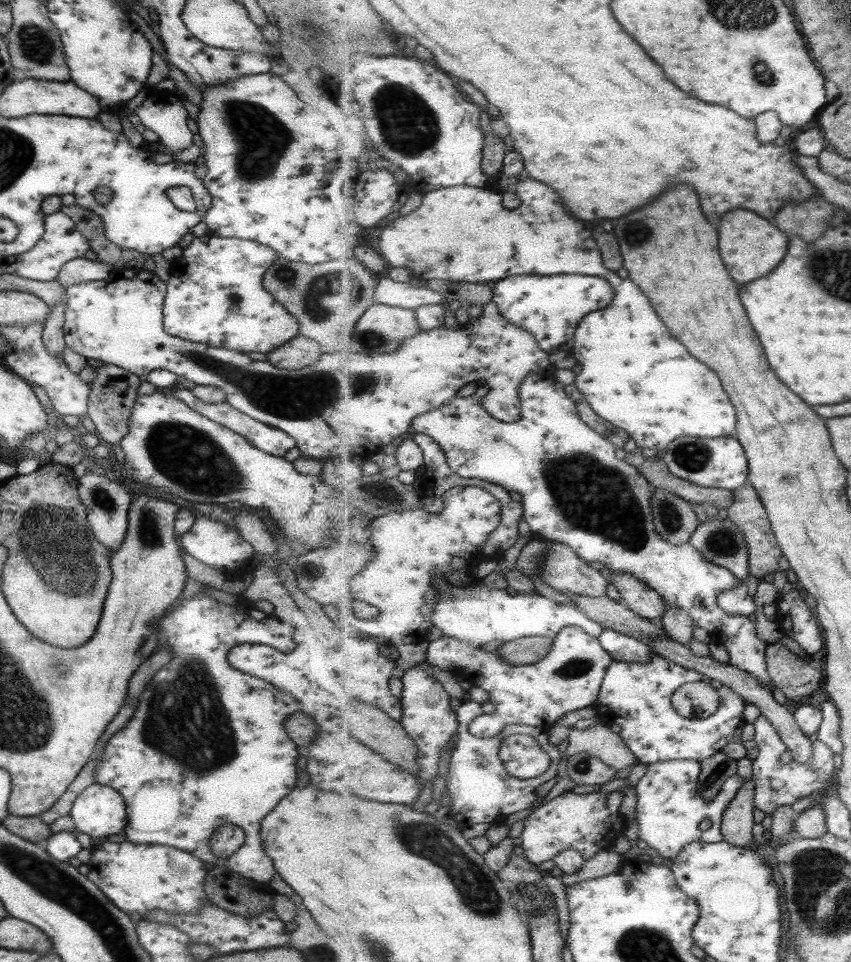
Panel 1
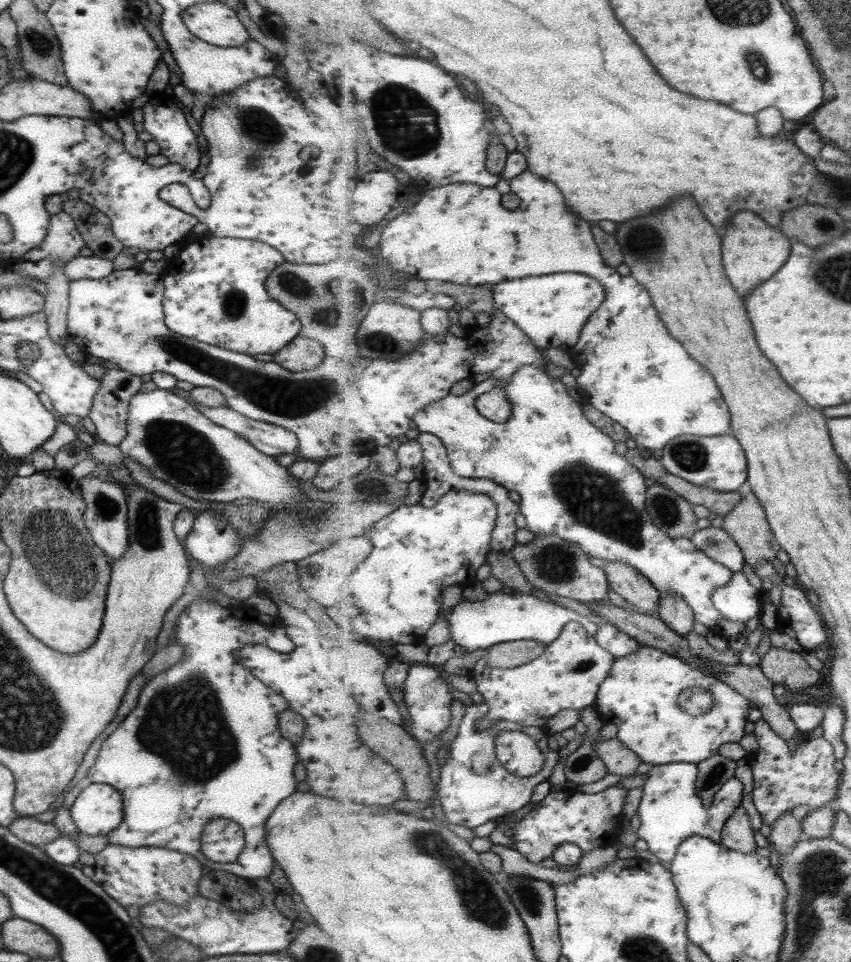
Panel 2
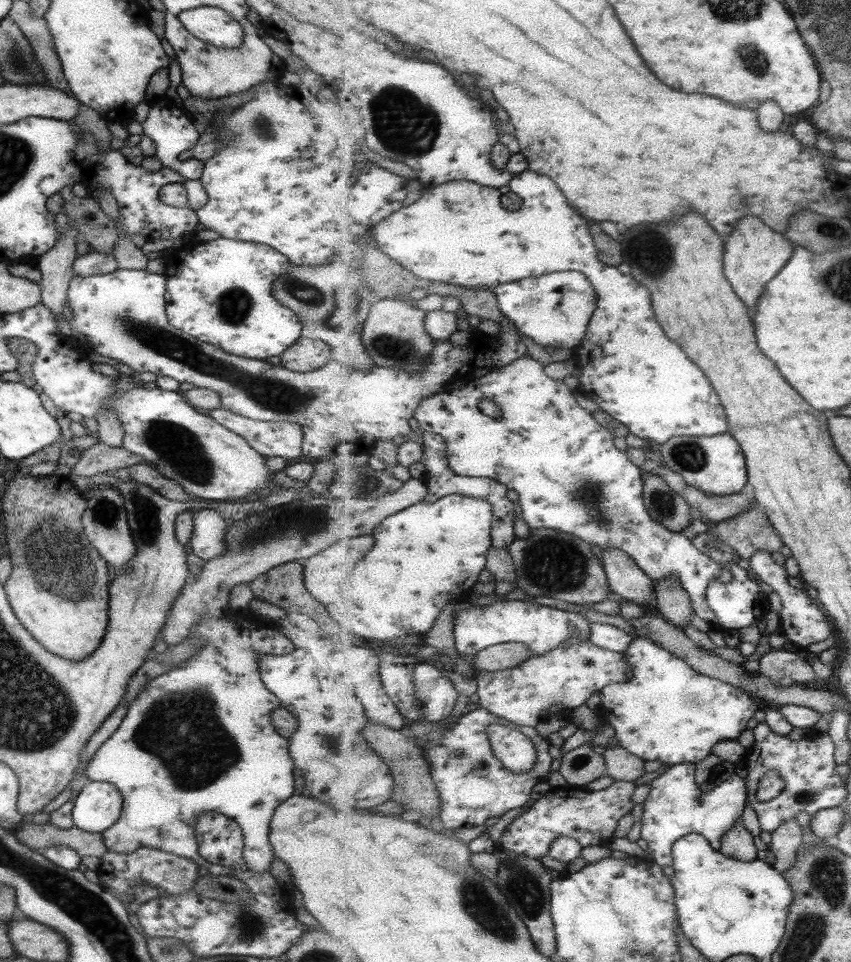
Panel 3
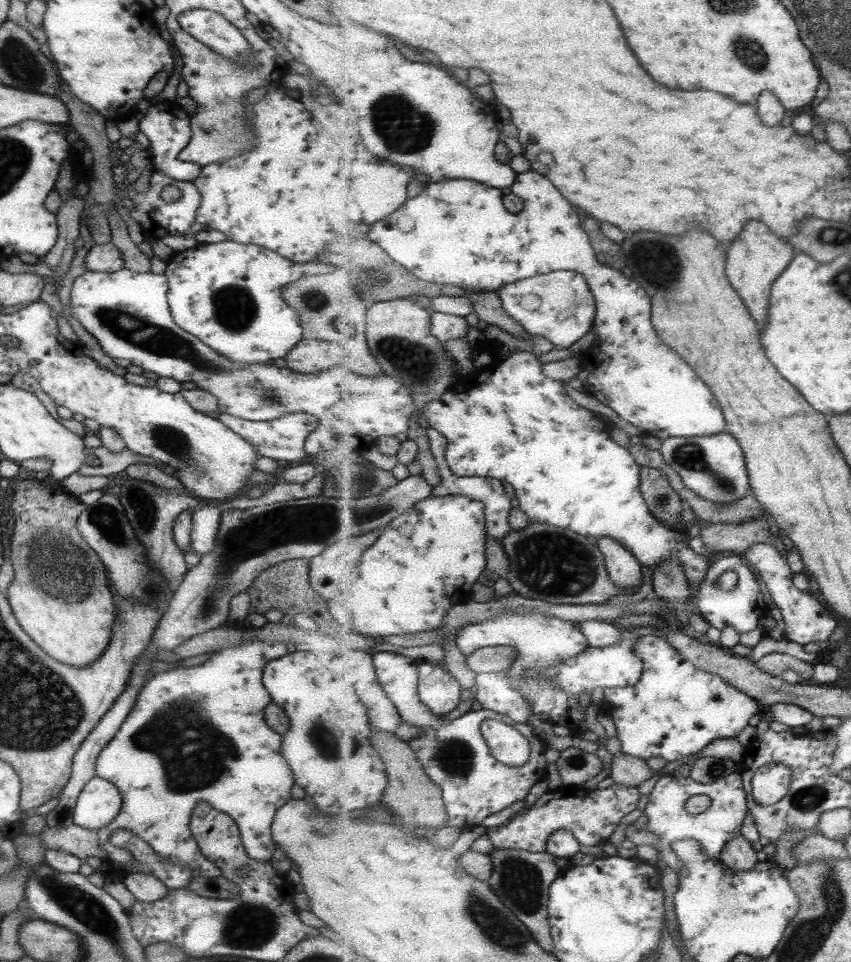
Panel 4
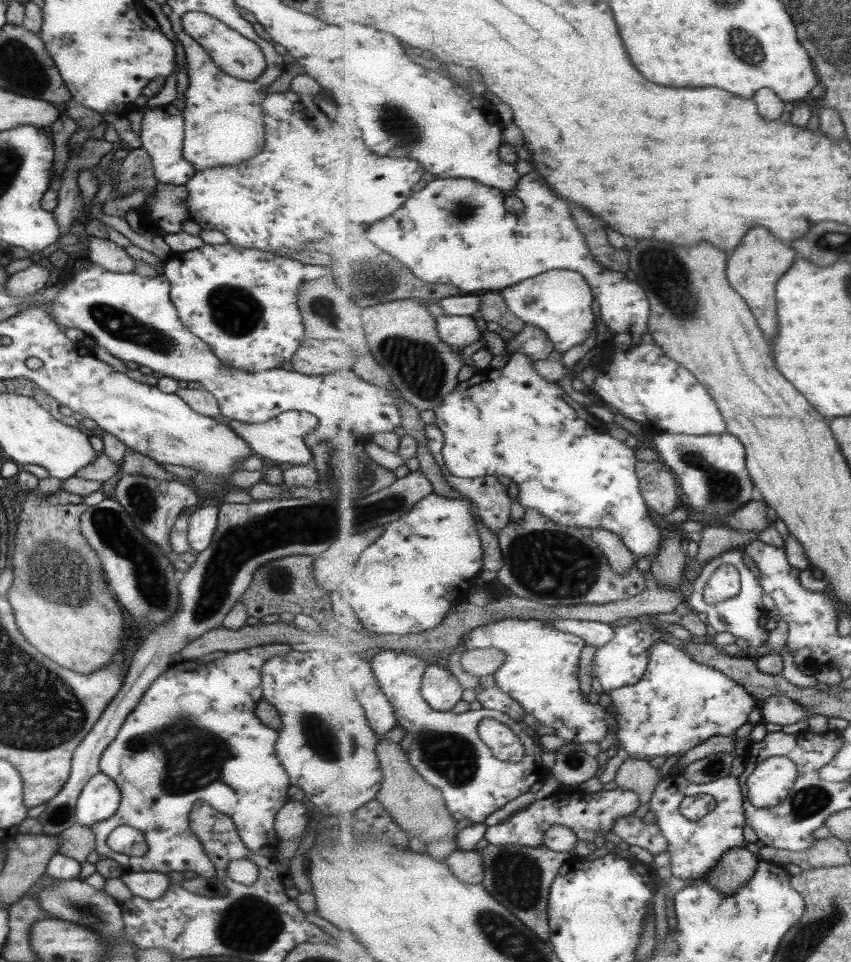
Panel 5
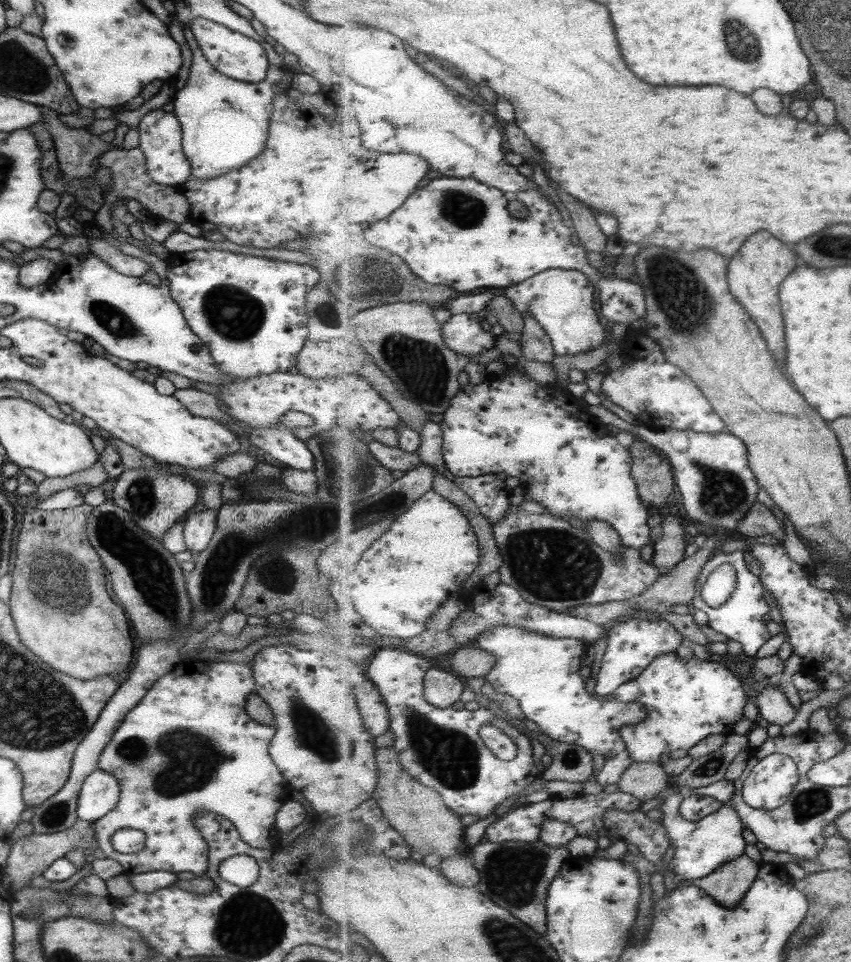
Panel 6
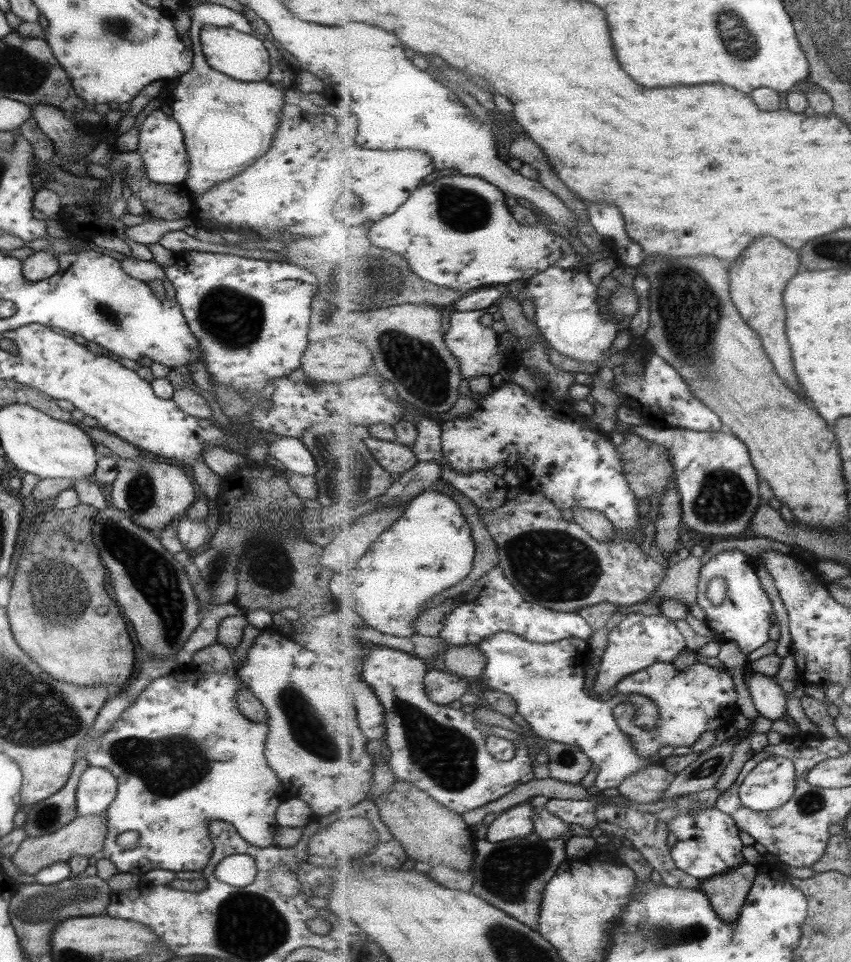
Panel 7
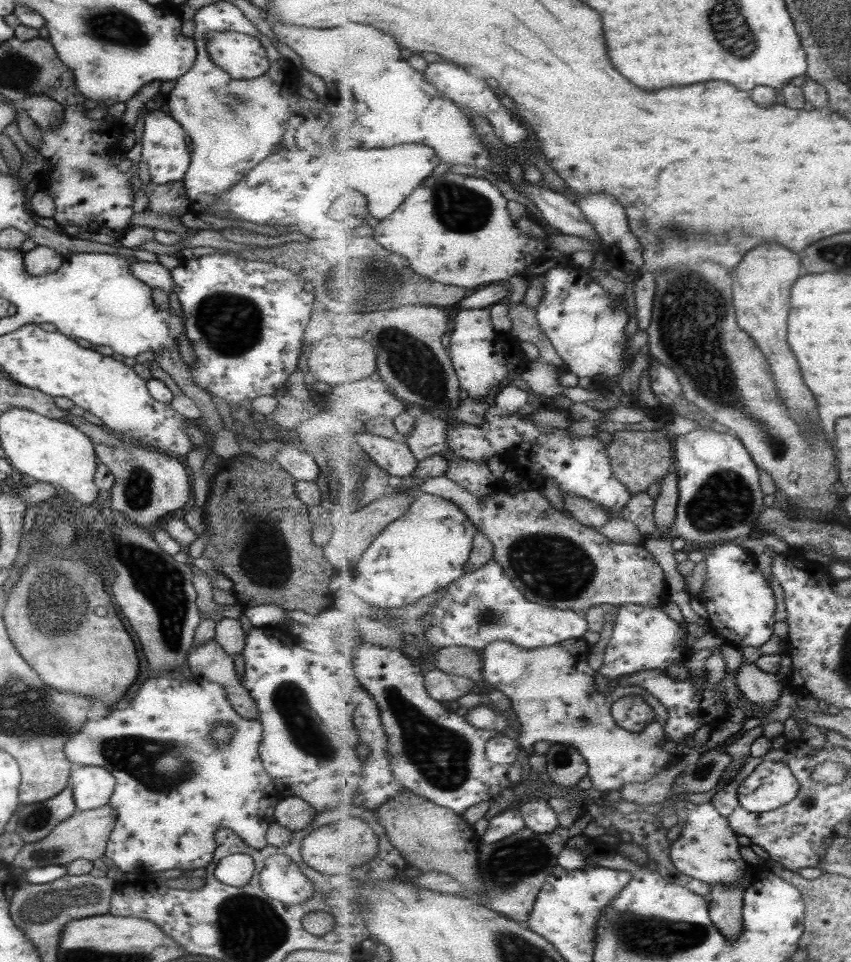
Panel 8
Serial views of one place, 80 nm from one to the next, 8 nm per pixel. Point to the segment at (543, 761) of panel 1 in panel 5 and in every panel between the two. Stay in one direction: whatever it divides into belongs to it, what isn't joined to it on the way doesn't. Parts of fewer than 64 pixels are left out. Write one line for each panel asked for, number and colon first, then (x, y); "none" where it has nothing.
2: (520, 753)
3: (517, 751)
4: (508, 745)
5: (506, 745)

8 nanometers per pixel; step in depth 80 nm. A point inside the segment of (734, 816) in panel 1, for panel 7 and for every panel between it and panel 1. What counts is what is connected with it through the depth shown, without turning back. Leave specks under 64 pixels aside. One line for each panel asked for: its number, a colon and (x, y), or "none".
2: (738, 834)
3: (738, 842)
4: (738, 856)
5: (736, 867)
6: (729, 883)
7: (727, 893)

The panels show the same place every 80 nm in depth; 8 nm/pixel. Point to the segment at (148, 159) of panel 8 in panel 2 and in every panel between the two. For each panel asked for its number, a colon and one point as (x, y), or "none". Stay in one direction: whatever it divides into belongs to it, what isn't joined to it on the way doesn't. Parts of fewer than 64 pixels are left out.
2: (164, 121)
3: (170, 127)
4: (167, 127)
5: (161, 128)
6: (159, 133)
7: (160, 146)

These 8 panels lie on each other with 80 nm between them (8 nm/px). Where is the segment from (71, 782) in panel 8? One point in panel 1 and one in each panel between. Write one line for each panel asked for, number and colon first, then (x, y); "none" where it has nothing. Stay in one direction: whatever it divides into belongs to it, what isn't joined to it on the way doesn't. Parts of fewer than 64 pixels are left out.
1: (99, 811)
2: (97, 809)
3: (97, 806)
4: (98, 803)
5: (98, 800)
6: (99, 793)
7: (96, 788)

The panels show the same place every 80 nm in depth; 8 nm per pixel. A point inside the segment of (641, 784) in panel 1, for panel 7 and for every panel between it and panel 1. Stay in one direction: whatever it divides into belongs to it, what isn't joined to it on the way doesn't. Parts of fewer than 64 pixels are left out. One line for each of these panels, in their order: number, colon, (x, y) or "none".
2: (671, 810)
3: (675, 806)
4: (667, 813)
5: (695, 847)
6: (701, 846)
7: (708, 845)

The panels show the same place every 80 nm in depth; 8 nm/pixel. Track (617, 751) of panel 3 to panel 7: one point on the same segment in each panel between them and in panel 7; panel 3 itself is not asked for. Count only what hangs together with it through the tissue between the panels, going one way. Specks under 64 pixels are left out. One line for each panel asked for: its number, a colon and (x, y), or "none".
4: (625, 769)
5: (634, 774)
6: (645, 780)
7: (647, 785)

